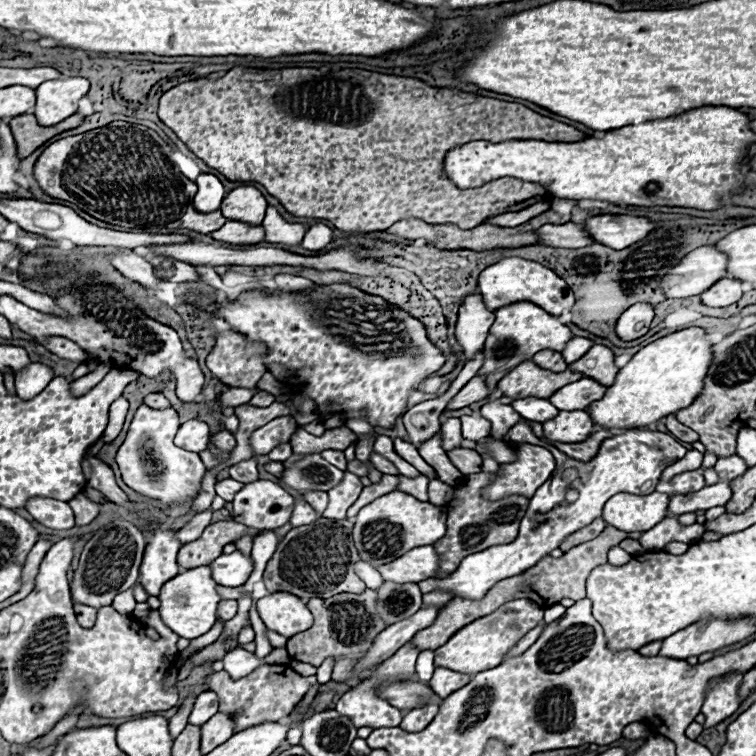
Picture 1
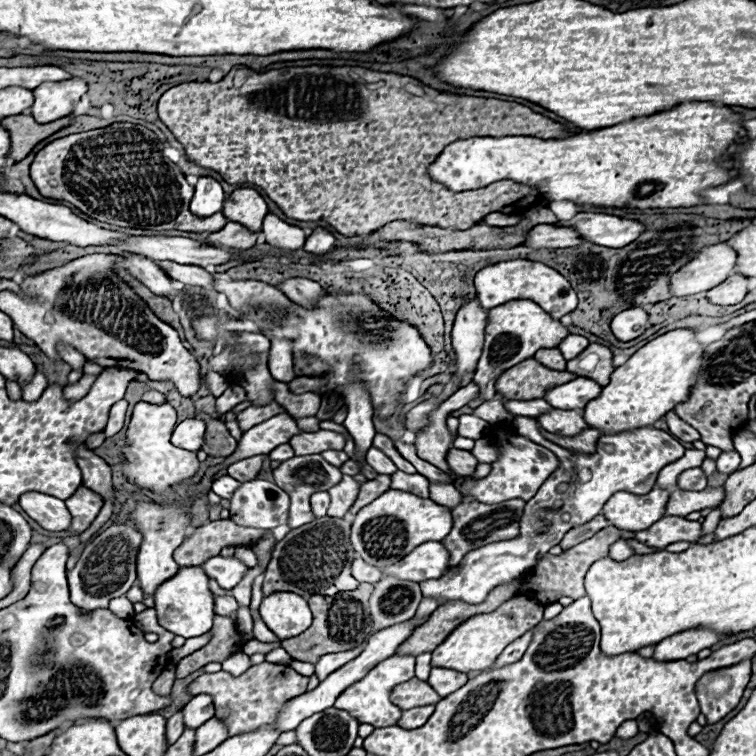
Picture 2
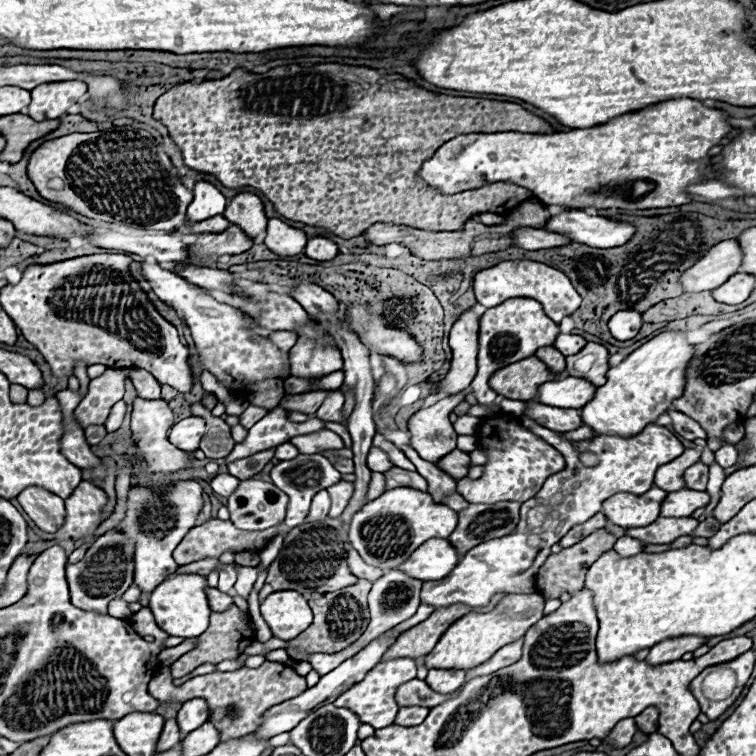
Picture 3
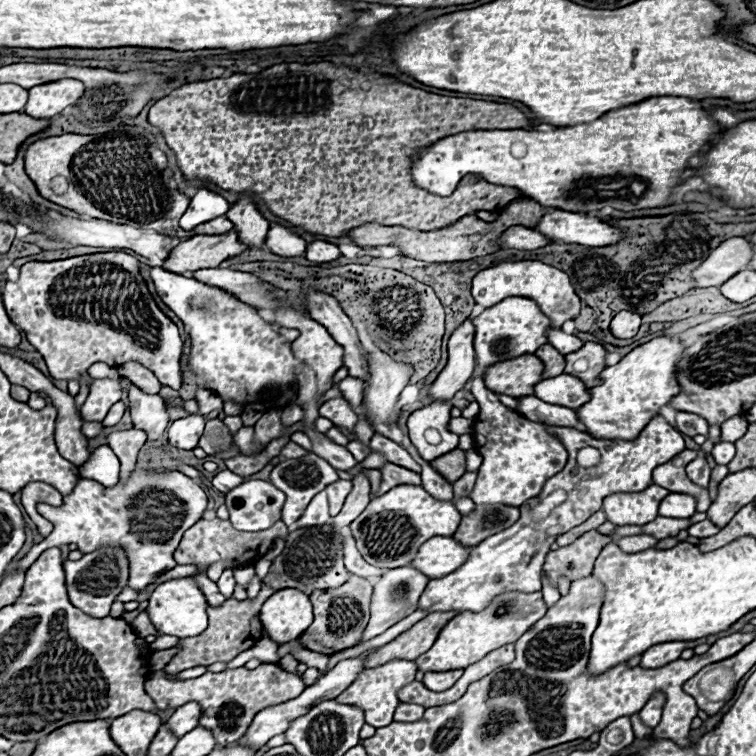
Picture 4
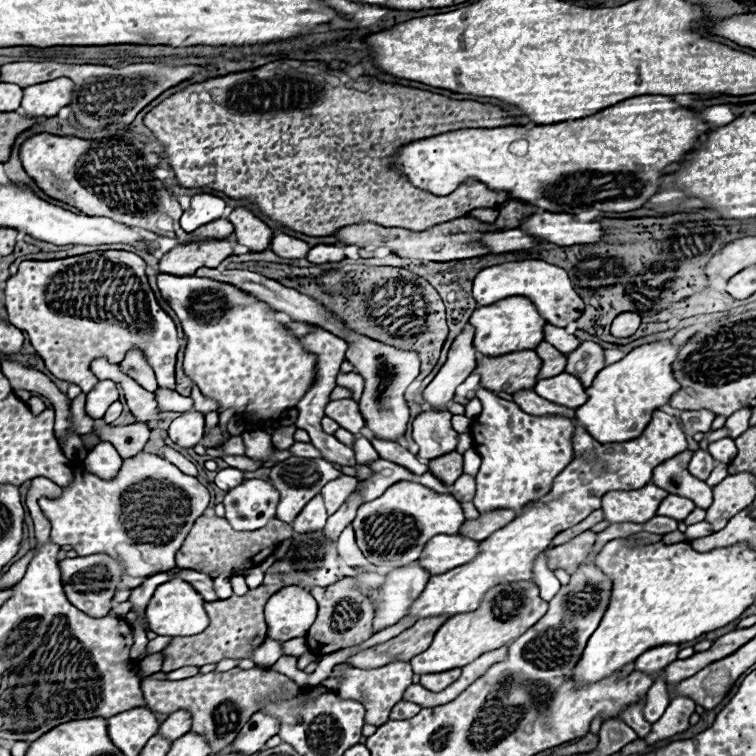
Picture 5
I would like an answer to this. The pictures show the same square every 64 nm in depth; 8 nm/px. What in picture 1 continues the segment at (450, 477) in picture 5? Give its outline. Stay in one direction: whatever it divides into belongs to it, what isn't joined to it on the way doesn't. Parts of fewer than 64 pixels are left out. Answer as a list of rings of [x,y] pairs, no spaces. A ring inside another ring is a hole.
[[[454,448],[448,452],[448,458],[450,462],[464,474],[478,474],[480,472],[480,466],[482,466],[482,458],[476,450],[470,450],[470,448]]]

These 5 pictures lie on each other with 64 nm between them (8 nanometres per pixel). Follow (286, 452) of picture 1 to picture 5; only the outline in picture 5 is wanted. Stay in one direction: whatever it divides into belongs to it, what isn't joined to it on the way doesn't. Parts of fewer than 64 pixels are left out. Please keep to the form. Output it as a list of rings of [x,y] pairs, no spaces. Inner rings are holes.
[[[294,442],[294,444],[290,446],[290,450],[292,450],[294,456],[300,456],[300,458],[322,458],[322,454],[318,452],[318,448],[314,448],[310,442],[308,442],[308,444],[304,444],[304,442]]]

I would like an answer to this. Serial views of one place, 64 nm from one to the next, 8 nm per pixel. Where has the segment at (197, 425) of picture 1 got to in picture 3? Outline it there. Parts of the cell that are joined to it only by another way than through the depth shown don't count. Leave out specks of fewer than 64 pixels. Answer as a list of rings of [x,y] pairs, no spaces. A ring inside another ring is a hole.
[[[190,416],[190,418],[176,422],[170,428],[168,440],[184,452],[194,452],[194,450],[198,450],[198,442],[200,442],[202,434],[204,434],[204,418]]]

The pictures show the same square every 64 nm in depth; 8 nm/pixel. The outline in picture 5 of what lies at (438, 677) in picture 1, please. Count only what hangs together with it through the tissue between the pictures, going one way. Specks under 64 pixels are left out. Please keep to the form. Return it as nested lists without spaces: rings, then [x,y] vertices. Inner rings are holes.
[[[454,668],[454,670],[448,670],[448,672],[438,672],[438,674],[426,674],[420,678],[420,684],[432,692],[440,692],[444,690],[448,684],[452,684],[454,680],[458,680],[460,676],[460,668]]]

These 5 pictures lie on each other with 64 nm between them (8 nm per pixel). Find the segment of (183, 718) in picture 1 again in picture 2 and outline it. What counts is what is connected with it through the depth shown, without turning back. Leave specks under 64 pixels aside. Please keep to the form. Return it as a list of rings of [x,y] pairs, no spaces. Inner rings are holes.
[[[178,712],[178,714],[174,714],[174,720],[168,718],[168,722],[166,722],[166,744],[168,746],[174,744],[182,732],[184,732],[184,722],[182,722],[182,716]]]

